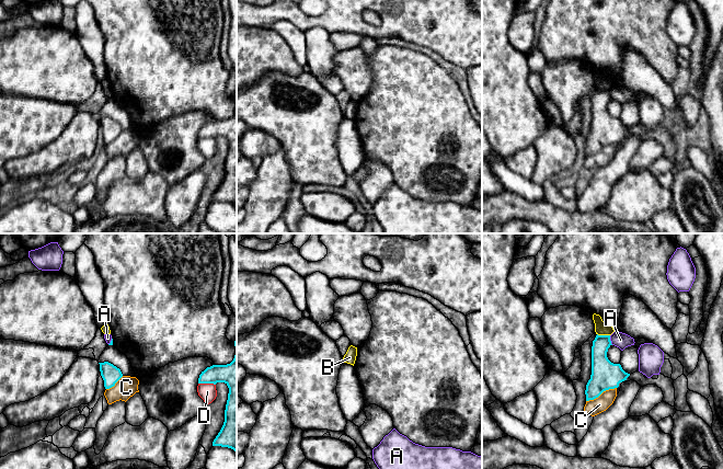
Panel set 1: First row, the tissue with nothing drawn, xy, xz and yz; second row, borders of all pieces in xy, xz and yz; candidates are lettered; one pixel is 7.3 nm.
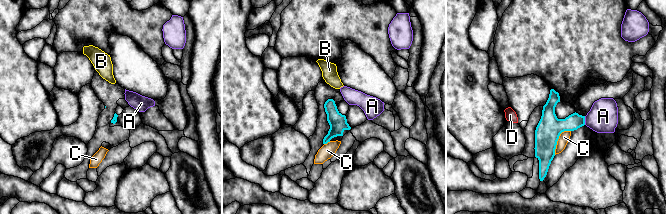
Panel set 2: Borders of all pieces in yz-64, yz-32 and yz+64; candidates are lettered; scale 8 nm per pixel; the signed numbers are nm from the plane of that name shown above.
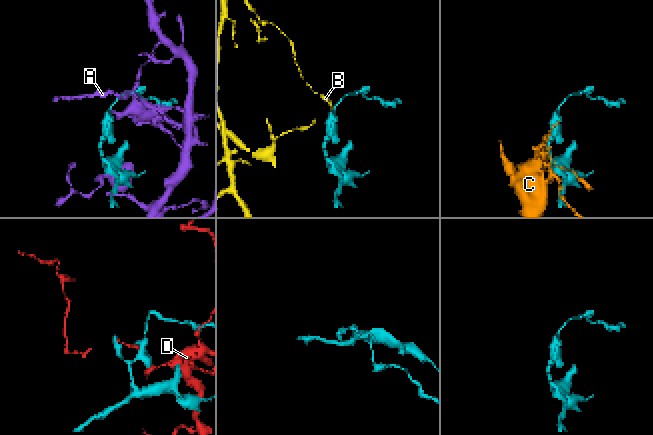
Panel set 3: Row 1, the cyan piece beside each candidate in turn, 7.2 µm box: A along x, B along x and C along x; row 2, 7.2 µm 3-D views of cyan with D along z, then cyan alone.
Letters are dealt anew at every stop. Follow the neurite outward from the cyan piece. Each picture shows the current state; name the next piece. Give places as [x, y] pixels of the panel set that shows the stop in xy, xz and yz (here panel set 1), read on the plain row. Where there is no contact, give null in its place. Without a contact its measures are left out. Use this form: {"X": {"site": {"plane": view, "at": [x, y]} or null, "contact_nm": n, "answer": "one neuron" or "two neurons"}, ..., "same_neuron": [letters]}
{"A": {"site": {"plane": "yz", "at": [609, 94]}, "contact_nm": 80, "answer": "two neurons"}, "B": {"site": {"plane": "yz", "at": [604, 90]}, "contact_nm": 100, "answer": "two neurons"}, "C": {"site": {"plane": "yz", "at": [600, 148]}, "contact_nm": 240, "answer": "two neurons"}, "D": {"site": {"plane": "xy", "at": [207, 137]}, "contact_nm": 130, "answer": "two neurons"}, "same_neuron": []}

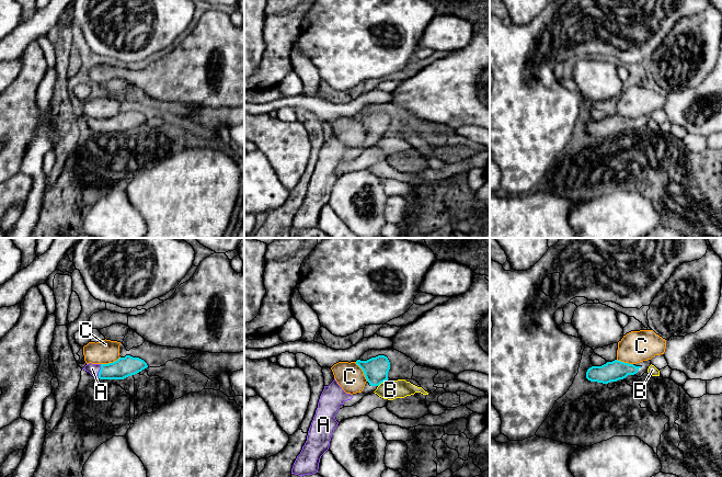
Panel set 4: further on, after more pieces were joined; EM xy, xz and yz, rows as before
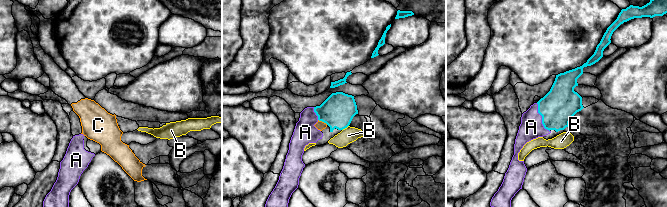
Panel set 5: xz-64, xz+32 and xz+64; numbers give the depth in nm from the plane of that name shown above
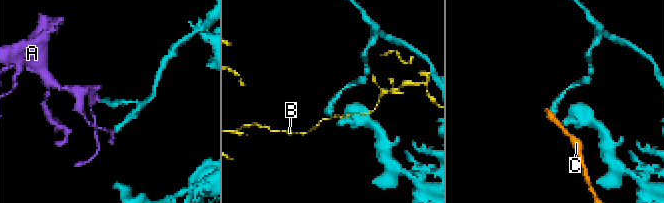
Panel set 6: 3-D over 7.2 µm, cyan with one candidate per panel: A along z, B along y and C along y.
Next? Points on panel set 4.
{"A": {"site": {"plane": "xy", "at": [100, 125]}, "contact_nm": 110, "answer": "one neuron"}, "B": {"site": {"plane": "xz", "at": [382, 136]}, "contact_nm": 90, "answer": "two neurons"}, "C": {"site": {"plane": "xy", "at": [110, 117]}, "contact_nm": 160, "answer": "two neurons"}, "same_neuron": ["A"]}

